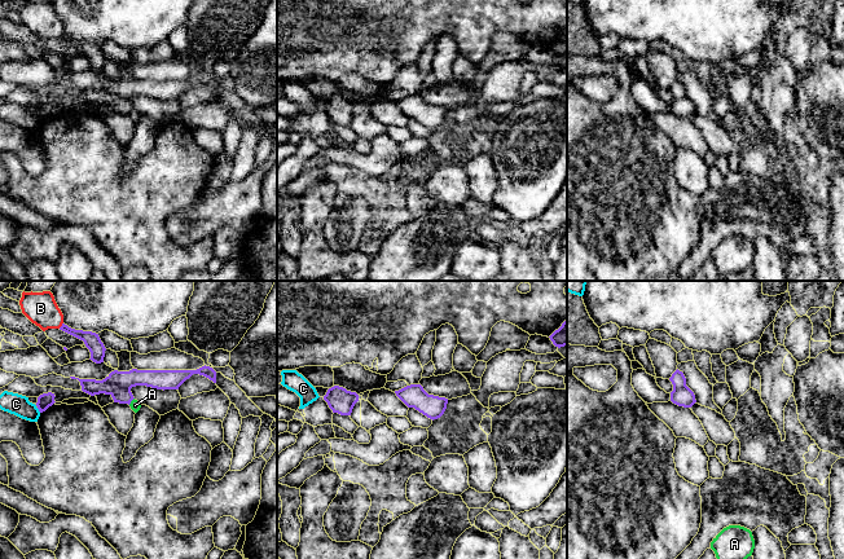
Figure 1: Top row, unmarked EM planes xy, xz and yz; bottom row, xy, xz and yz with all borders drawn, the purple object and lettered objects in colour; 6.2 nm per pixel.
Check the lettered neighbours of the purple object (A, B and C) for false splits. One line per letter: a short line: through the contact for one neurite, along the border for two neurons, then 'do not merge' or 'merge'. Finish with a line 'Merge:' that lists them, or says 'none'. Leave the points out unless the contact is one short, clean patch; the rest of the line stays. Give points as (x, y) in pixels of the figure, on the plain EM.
A: line xy (133, 108), (128, 114); do not merge
B: do not merge
C: do not merge
Merge: none

